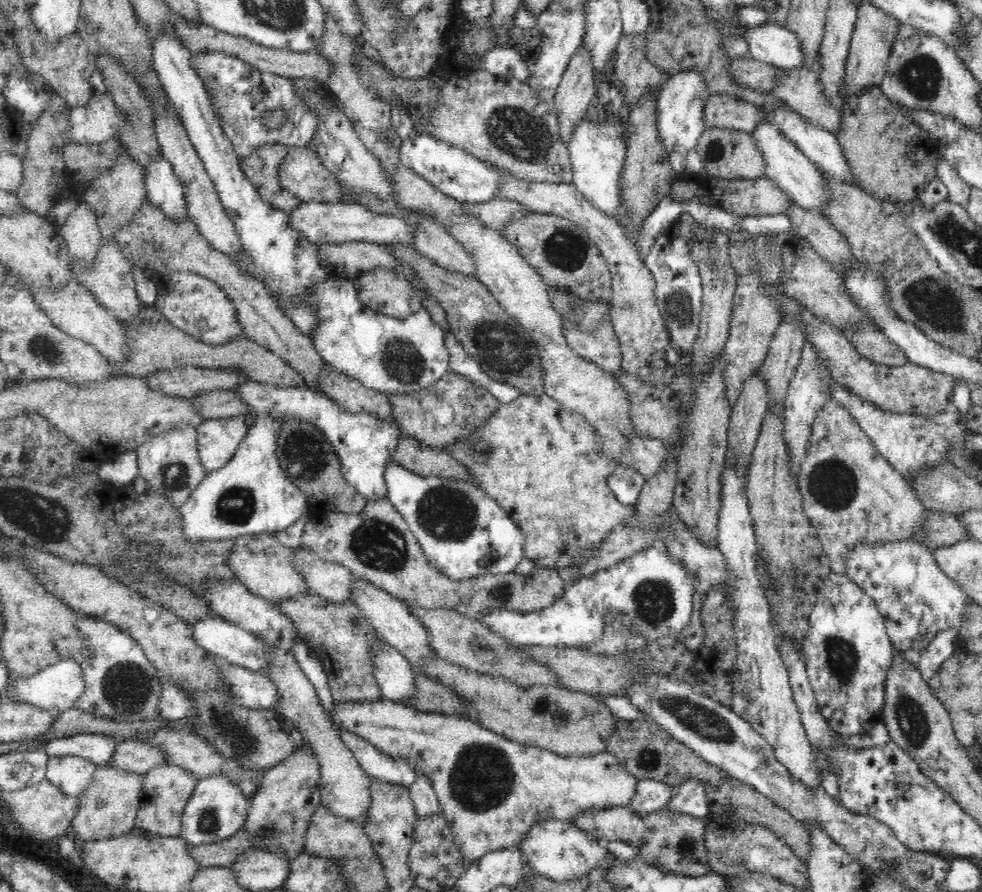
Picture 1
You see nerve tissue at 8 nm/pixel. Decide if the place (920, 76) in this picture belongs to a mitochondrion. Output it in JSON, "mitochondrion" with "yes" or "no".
{"mitochondrion":"yes"}

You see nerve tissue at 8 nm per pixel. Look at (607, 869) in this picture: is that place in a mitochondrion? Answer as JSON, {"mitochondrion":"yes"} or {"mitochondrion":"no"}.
{"mitochondrion":"no"}

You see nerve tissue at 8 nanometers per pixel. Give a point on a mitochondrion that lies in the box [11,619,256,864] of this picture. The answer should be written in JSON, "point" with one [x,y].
{"point":[126,687]}

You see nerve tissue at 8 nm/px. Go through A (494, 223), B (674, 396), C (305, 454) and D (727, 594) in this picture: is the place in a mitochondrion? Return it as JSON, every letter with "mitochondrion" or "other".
{"A":"other","B":"other","C":"mitochondrion","D":"other"}

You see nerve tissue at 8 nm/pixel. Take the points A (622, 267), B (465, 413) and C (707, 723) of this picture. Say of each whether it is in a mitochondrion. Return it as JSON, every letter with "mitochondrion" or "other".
{"A":"other","B":"other","C":"mitochondrion"}

